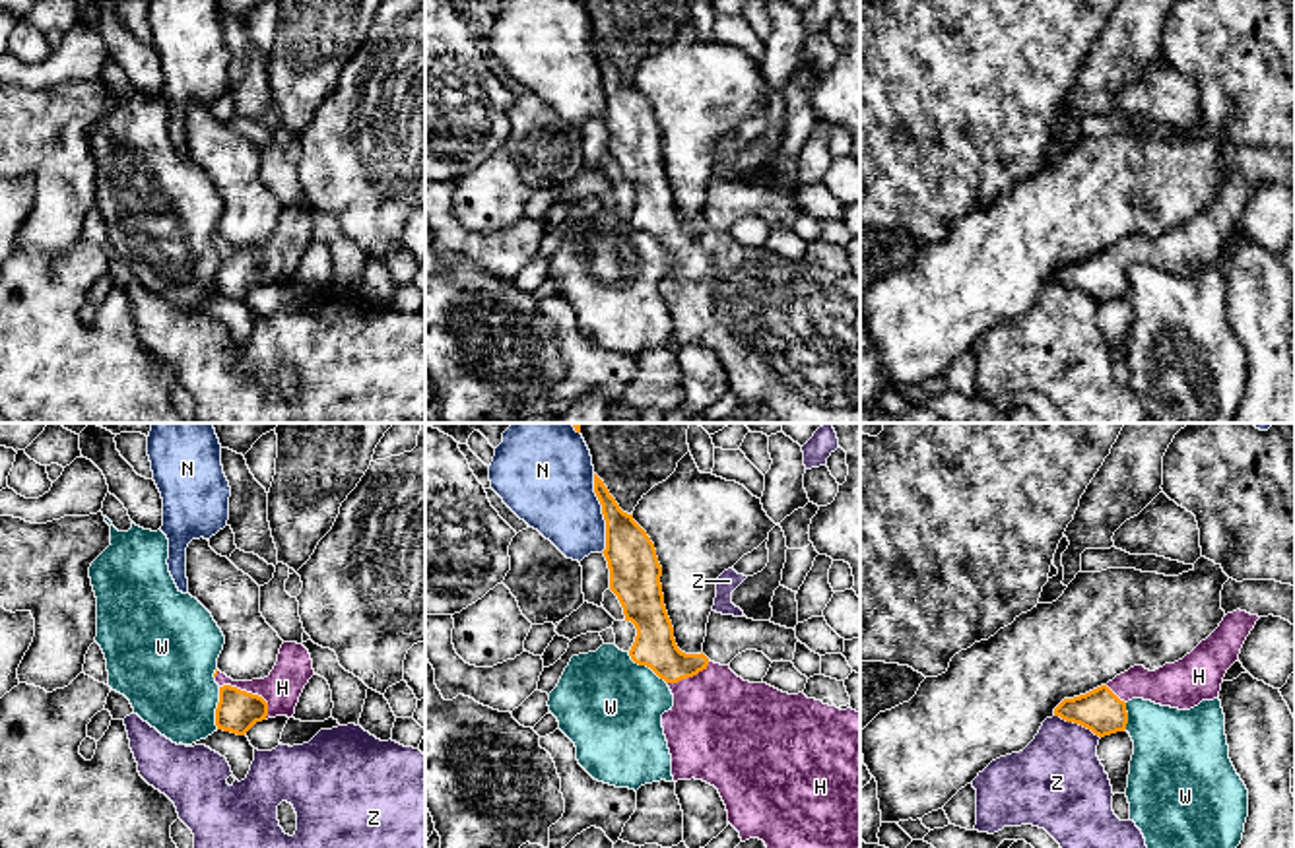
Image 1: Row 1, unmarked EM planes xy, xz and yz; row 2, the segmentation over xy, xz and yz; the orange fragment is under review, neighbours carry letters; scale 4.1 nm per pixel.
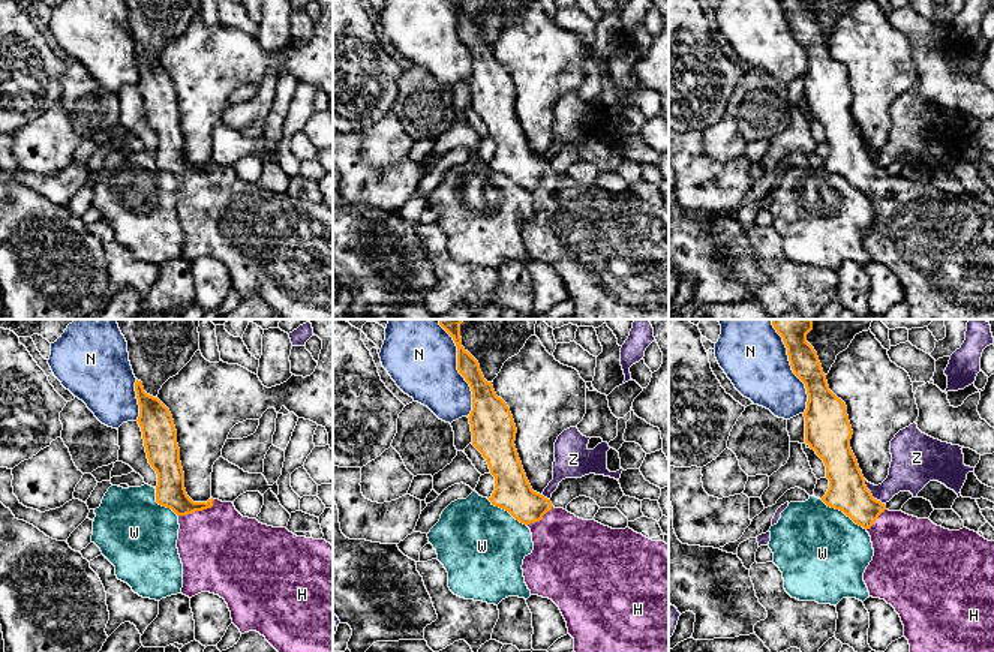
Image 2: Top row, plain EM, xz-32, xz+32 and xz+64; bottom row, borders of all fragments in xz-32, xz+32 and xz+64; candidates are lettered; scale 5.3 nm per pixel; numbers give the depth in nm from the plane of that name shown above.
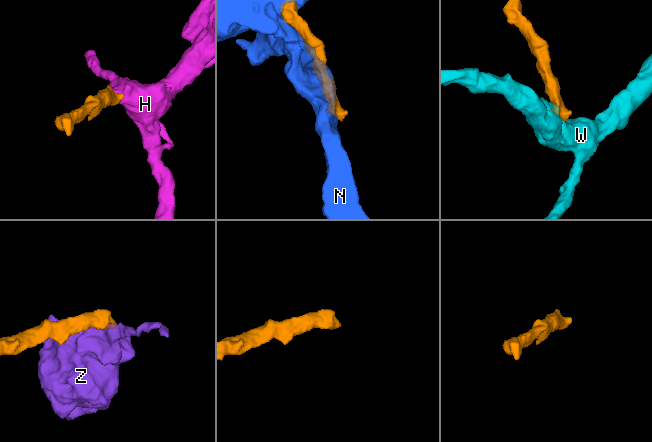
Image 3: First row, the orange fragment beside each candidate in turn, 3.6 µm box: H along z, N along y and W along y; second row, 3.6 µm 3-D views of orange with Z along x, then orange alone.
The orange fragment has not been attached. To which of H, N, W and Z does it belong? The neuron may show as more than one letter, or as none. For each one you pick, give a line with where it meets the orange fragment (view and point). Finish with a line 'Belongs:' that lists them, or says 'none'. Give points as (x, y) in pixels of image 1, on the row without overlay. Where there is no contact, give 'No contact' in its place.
H: Touches orange at xy (251, 259)
Belongs: H

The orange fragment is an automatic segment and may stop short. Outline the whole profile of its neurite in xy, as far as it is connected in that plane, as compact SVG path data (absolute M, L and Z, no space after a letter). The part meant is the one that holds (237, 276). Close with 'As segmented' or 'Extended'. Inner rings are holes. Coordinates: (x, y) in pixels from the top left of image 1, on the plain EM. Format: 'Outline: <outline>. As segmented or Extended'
Outline: M297 208L282 210L278 227L264 245L233 246L216 235L214 243L219 250L217 295L245 301L256 287L276 281L293 283L299 262L313 241L311 219Z. Extended

